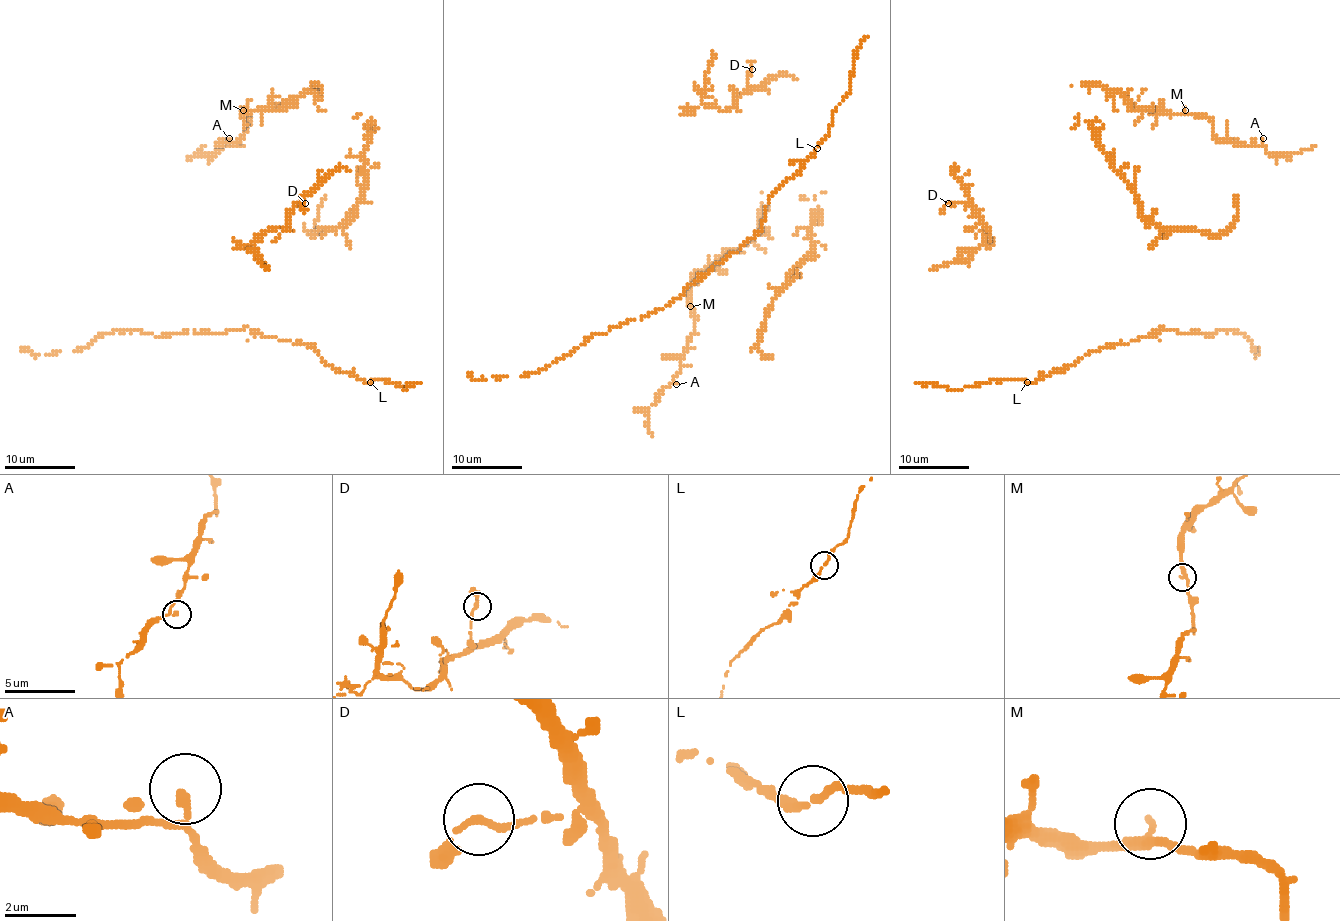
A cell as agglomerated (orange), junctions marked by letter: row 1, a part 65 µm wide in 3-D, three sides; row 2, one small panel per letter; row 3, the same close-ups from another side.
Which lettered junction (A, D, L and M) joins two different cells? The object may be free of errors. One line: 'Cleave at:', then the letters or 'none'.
Cleave at: none

